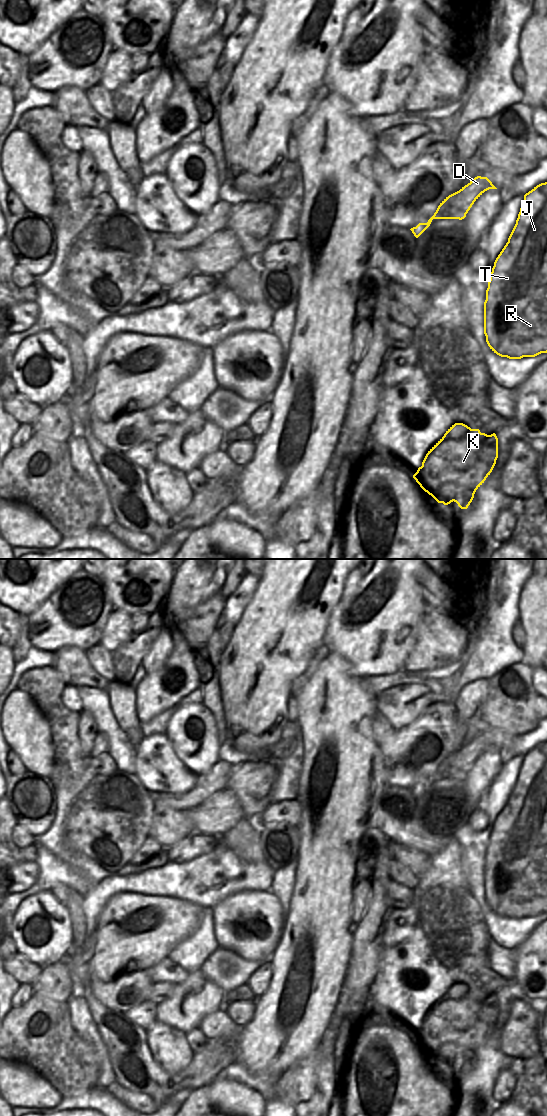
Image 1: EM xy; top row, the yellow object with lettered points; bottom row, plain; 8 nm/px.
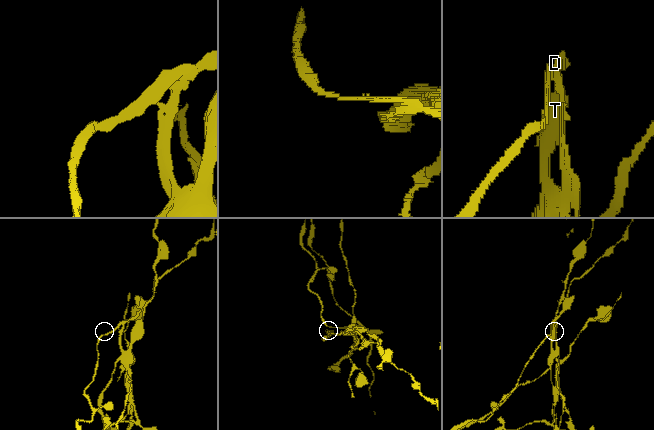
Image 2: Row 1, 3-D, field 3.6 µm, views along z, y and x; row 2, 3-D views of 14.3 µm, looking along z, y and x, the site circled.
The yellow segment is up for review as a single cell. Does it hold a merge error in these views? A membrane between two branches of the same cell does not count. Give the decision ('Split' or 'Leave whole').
Split.

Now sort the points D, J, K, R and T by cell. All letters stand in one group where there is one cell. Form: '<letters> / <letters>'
D / J K R T

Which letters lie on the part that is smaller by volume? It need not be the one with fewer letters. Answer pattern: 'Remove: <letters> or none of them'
Remove: D

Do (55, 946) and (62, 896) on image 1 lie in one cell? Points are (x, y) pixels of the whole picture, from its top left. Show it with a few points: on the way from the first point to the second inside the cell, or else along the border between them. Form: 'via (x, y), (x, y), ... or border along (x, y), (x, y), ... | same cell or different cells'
border along (49, 891), (63, 903) | different cells

